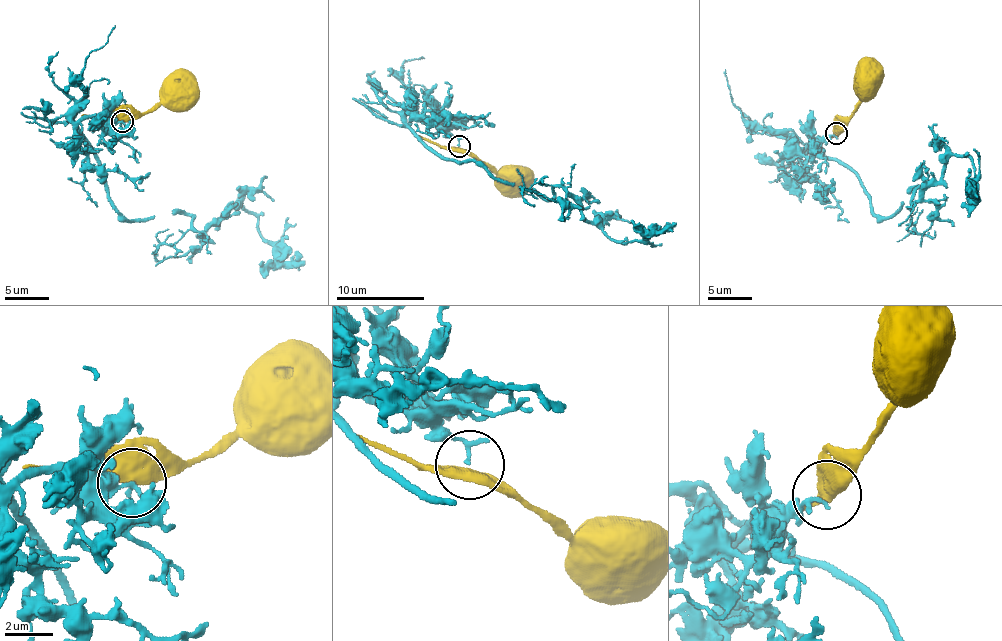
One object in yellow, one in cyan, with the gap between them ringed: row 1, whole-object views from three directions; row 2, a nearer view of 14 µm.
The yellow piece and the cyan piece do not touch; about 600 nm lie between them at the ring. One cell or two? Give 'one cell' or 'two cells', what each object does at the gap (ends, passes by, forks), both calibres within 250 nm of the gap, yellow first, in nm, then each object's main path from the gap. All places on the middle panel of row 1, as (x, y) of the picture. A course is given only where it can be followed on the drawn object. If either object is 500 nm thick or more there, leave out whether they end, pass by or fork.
one cell | 550/160 nm | yellow via (458, 149), (488, 162), (506, 188), (513, 185), (512, 179) | cyan via (458, 144), (405, 116), (444, 159), (519, 188), (562, 185), (622, 244), (675, 223)

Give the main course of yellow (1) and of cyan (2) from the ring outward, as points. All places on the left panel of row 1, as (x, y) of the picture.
1: (120, 121), (151, 112), (178, 90)
2: (121, 122), (71, 121), (120, 214), (152, 218), (155, 237), (175, 243), (238, 206), (274, 249), (304, 265)

